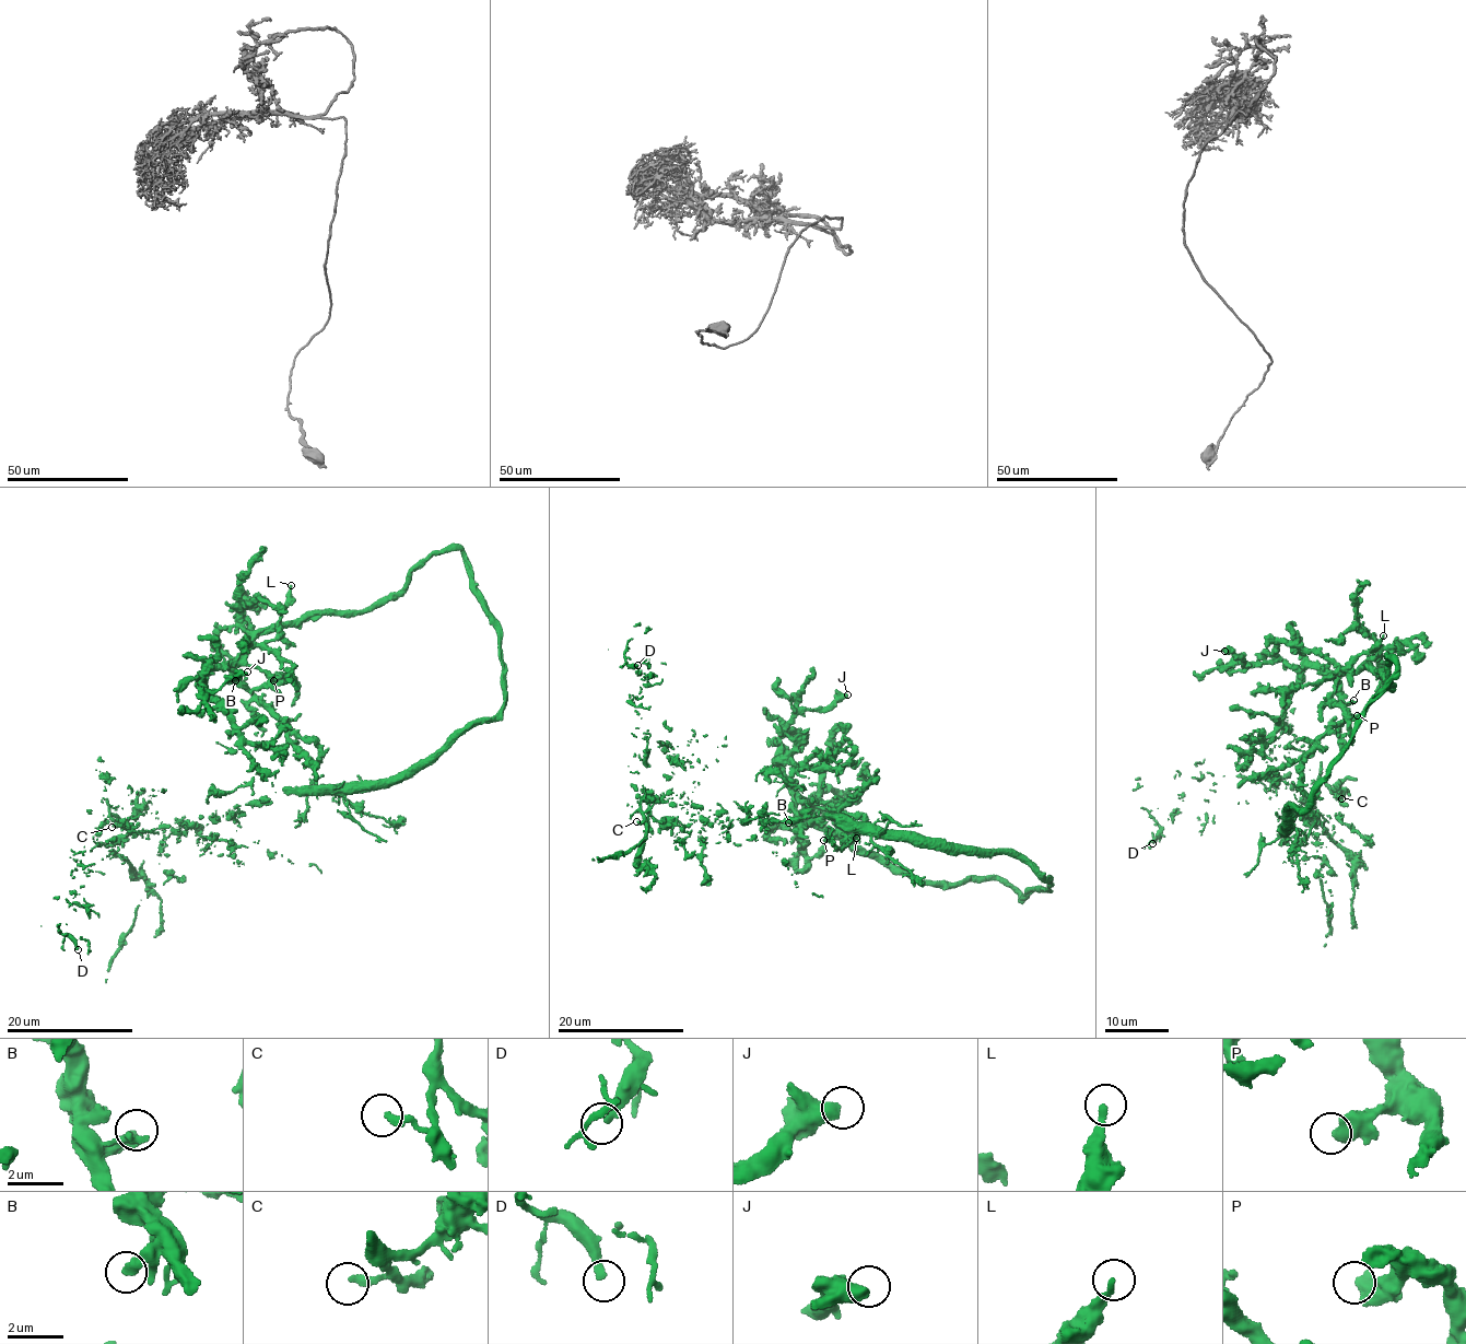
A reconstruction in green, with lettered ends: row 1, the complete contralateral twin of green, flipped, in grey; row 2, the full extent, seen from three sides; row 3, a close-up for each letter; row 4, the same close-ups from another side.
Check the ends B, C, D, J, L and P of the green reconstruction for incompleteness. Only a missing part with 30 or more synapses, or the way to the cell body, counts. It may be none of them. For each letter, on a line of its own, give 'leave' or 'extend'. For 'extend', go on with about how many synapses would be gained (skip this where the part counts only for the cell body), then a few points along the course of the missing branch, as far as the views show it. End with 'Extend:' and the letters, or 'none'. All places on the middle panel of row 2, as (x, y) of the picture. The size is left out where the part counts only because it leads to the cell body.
B: leave
C: extend | 40 syn | (636, 821), (616, 828)
D: extend | 60 syn | (637, 665), (637, 670), (628, 668), (620, 651)
J: leave
L: leave
P: leave
Extend: C, D

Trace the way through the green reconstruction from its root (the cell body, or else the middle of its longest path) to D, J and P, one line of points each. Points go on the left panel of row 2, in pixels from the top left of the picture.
D: (440, 749), (380, 781), (283, 787), (188, 832), (105, 825), (75, 868), (73, 908), (90, 919), (78, 949)
J: (440, 749), (501, 710), (505, 682), (458, 549), (365, 609), (270, 623), (199, 682), (247, 672)
P: (440, 749), (501, 710), (505, 682), (458, 549), (365, 609), (265, 628), (246, 659), (273, 680)

